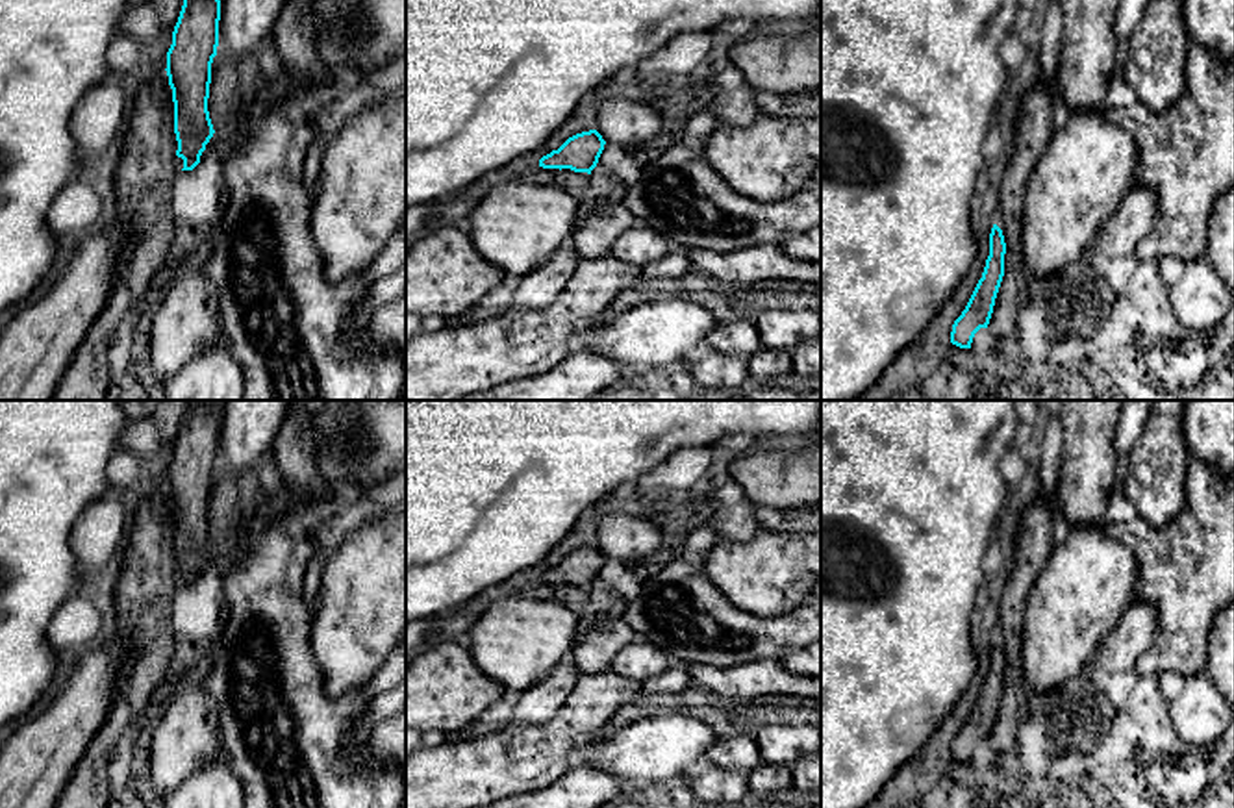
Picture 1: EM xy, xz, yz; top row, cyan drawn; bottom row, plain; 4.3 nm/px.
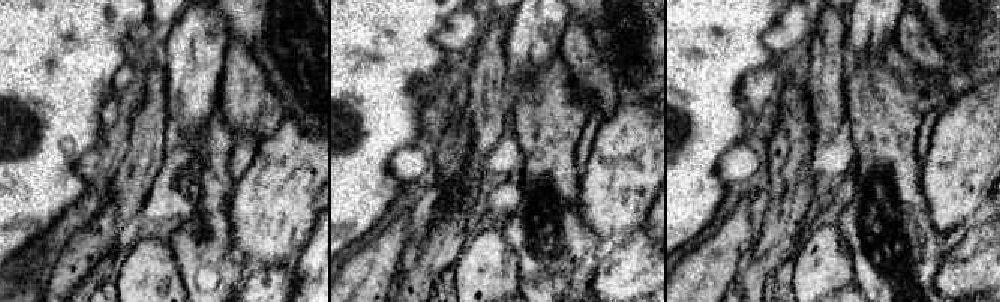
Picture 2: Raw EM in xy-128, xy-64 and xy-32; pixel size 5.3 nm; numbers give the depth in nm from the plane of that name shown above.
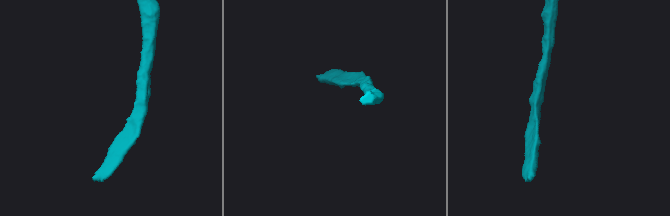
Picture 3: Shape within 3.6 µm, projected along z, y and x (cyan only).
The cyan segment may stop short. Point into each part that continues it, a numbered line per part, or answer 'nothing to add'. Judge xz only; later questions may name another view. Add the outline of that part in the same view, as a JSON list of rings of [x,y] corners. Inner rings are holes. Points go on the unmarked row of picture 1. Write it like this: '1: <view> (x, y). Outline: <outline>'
1: xz (579, 599). Outline: [[[539,582],[532,595],[541,600],[558,602],[578,613],[591,613],[597,604],[597,599],[591,589],[574,587],[571,584],[560,586]]]

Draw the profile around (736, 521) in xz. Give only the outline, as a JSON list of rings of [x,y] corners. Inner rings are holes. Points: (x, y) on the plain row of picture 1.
[[[749,499],[737,504],[719,504],[708,524],[717,536],[734,541],[749,541],[760,532],[754,504]]]

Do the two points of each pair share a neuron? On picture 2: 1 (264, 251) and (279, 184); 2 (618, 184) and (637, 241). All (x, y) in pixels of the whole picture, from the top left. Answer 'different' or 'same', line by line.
1: same
2: different

